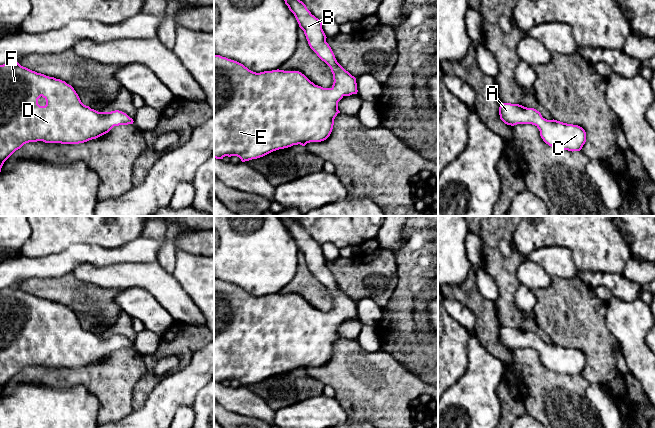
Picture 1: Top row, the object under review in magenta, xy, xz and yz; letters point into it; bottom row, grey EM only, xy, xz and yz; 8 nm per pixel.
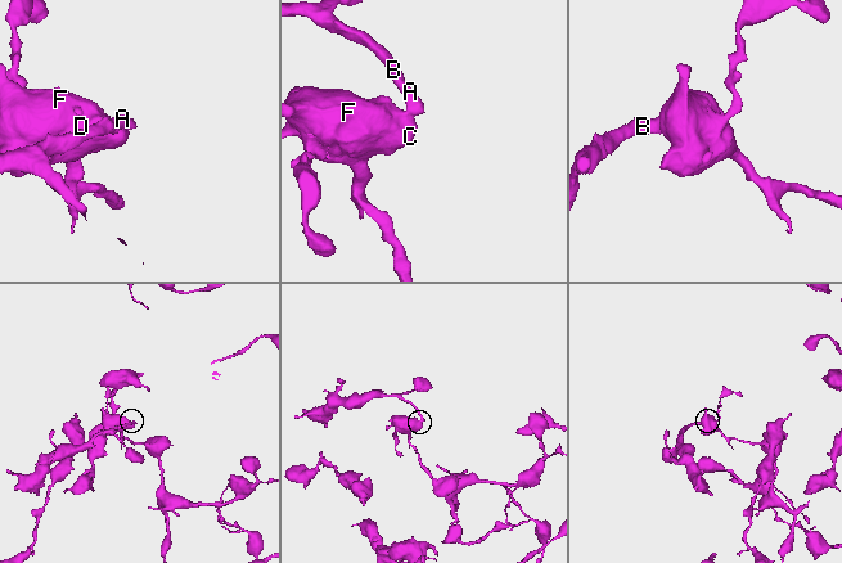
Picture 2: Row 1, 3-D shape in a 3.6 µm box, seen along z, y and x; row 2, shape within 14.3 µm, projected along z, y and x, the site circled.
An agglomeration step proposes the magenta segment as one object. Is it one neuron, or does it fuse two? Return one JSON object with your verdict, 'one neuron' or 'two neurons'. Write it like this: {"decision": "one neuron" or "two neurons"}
{"decision": "one neuron"}

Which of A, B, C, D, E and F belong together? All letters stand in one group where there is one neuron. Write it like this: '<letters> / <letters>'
A B C D E F

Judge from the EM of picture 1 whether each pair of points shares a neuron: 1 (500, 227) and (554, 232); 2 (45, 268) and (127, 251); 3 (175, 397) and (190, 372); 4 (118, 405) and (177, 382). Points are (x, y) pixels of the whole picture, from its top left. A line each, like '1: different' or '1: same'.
1: different
2: same
3: same
4: different

